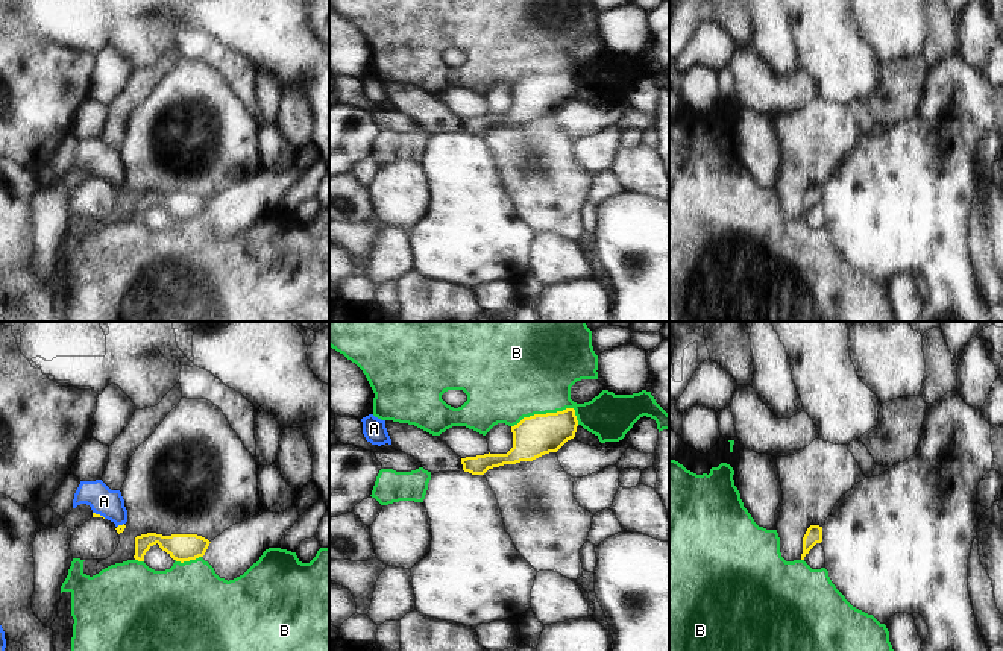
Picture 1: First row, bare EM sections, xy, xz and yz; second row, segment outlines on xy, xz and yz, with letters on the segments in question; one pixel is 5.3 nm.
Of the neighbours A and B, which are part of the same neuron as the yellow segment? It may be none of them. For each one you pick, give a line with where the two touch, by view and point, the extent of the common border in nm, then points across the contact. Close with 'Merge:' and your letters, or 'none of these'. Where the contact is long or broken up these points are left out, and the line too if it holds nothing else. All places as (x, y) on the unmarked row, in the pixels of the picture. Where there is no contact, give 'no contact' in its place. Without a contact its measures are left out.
A: xy (99, 175) | 80 nm | across xy (94, 175), (99, 175), (103, 161)
Merge: A

